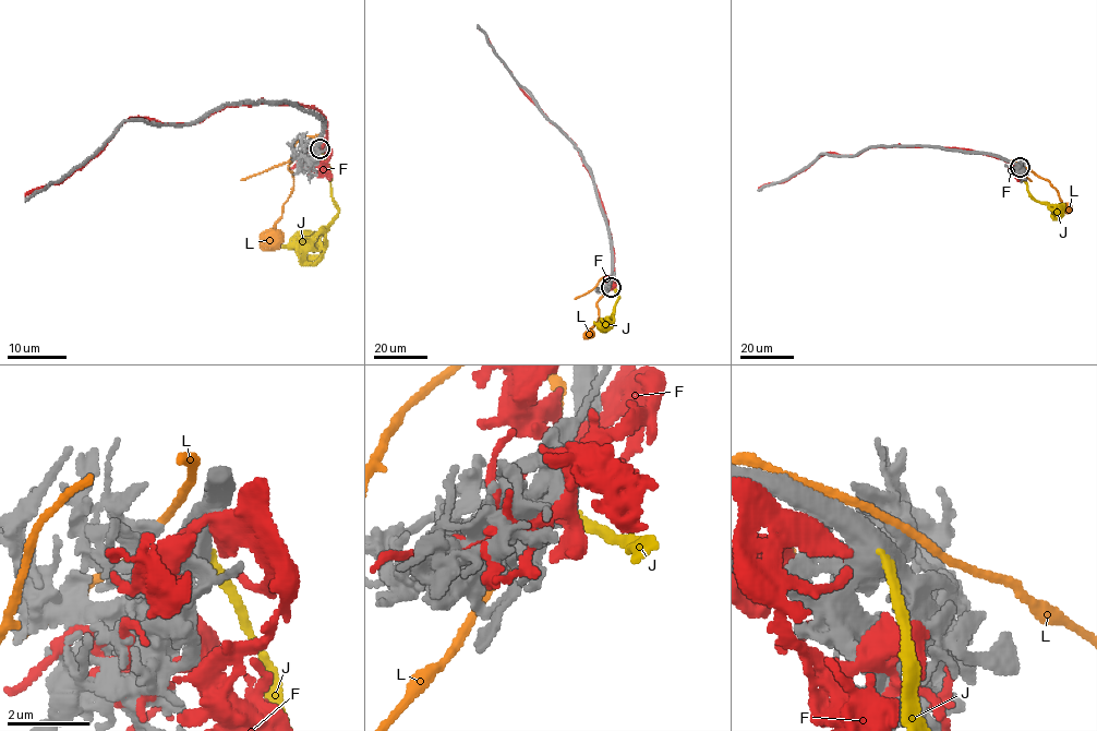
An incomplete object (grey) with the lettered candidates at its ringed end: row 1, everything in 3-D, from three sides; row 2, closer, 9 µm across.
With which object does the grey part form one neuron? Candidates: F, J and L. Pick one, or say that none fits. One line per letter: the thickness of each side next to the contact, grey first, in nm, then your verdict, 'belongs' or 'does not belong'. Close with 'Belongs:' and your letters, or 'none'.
F: calibres 480 and 180 nm; does not belong
J: calibres 440 and 220 nm; belongs
L: calibres 220 and 170 nm; does not belong
Belongs: J

